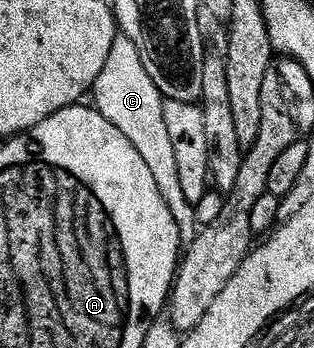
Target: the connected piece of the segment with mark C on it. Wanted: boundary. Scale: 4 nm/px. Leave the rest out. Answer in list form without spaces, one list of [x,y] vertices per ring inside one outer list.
[[[115,44],[111,48],[106,62],[94,77],[93,94],[94,109],[100,112],[100,116],[104,116],[104,120],[108,120],[108,124],[124,132],[124,137],[132,143],[132,148],[136,148],[144,164],[148,164],[152,180],[156,180],[156,188],[160,196],[164,196],[164,204],[168,204],[168,210],[175,216],[189,215],[192,203],[180,189],[180,182],[176,177],[176,160],[172,153],[172,140],[168,137],[168,128],[164,128],[162,119],[164,99],[156,84],[152,84],[152,76],[144,72],[144,64],[140,64],[140,56],[132,44]]]

